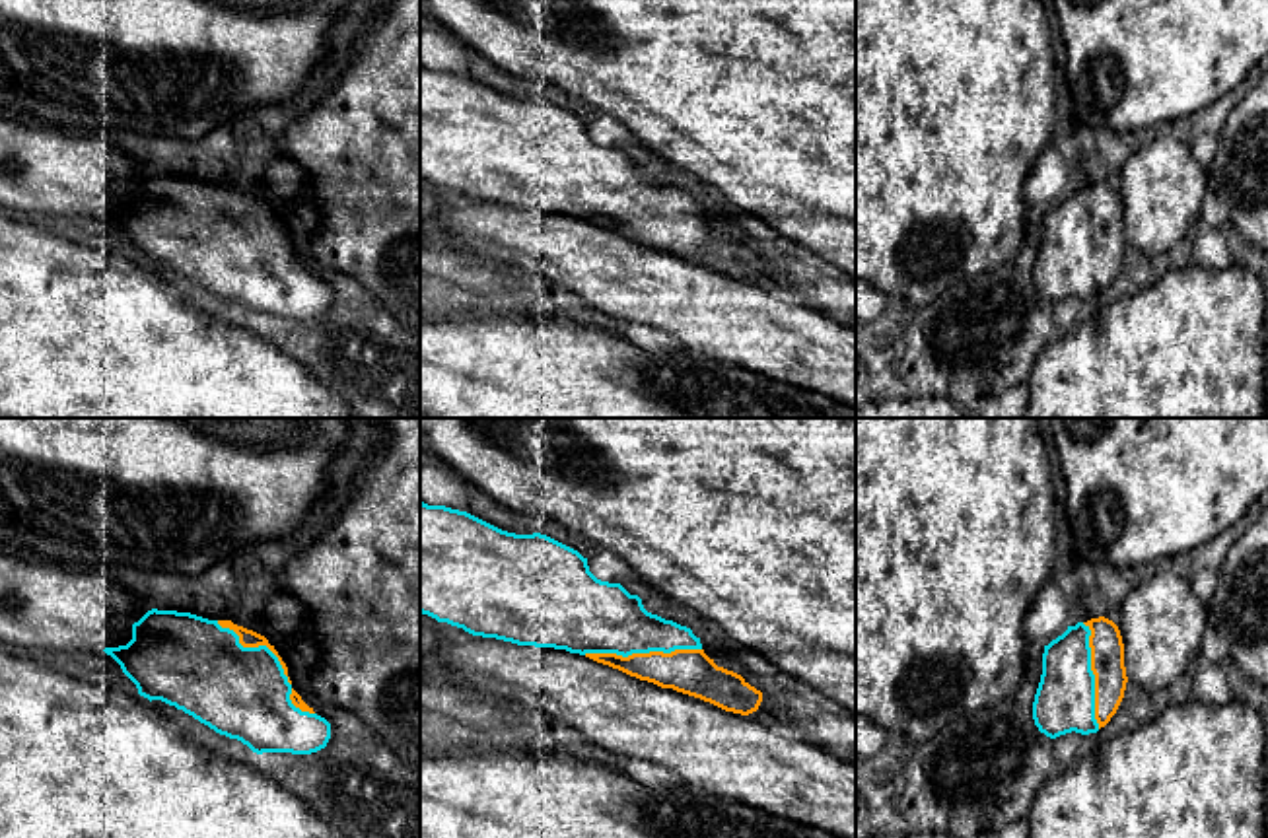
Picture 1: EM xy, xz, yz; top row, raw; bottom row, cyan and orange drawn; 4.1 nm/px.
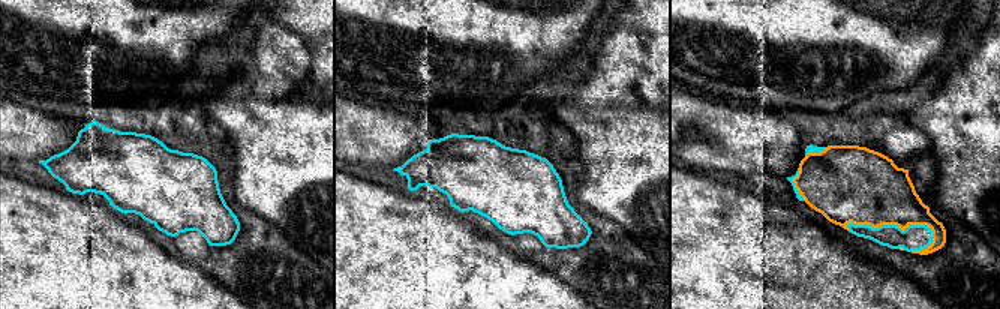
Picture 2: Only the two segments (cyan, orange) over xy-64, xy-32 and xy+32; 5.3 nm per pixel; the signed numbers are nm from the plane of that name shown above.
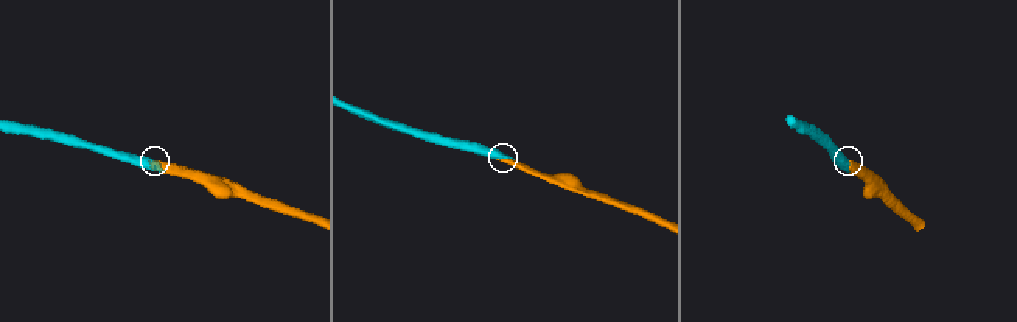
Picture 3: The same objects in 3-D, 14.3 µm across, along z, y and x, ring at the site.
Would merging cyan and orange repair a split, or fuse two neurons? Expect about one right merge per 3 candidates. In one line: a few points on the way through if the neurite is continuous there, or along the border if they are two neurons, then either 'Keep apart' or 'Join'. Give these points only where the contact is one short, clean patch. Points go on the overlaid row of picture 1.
Join

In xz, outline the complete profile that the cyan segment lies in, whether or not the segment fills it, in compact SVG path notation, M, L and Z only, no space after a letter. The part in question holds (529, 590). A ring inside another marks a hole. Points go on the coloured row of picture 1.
M420 502L420 612L473 636L585 655L661 688L749 716L762 692L718 667L690 628L644 609L620 583L597 579L578 550L541 533L502 531L467 511Z

